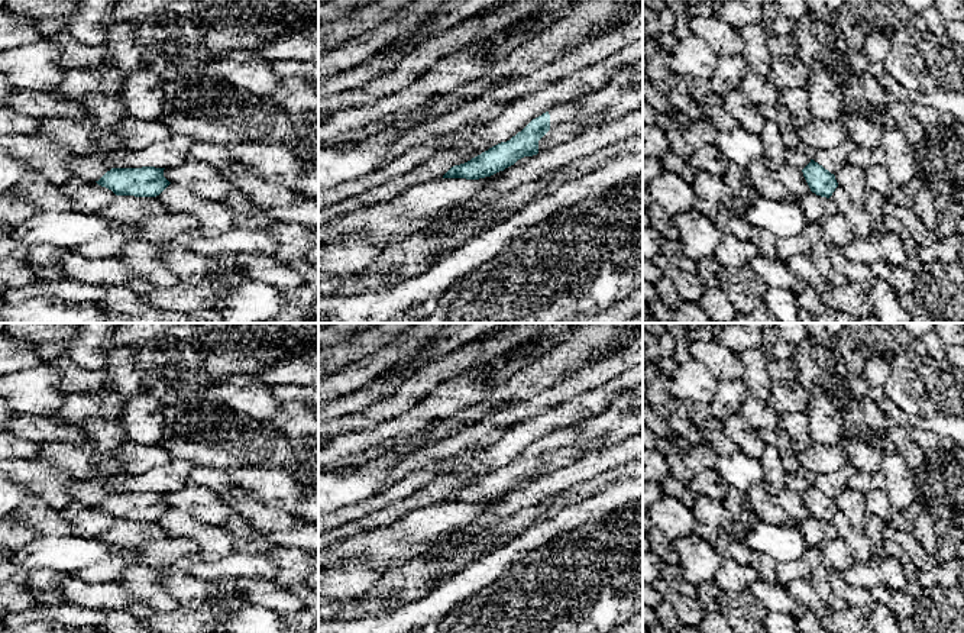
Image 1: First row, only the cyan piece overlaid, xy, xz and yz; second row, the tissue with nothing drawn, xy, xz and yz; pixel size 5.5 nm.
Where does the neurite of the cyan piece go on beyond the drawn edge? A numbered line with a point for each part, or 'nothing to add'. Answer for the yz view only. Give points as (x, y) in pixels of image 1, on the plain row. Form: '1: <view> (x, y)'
nothing to add

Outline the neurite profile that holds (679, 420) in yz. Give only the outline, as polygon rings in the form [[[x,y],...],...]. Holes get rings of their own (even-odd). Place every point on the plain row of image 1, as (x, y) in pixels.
[[[677,400],[672,414],[666,419],[673,432],[689,445],[705,445],[703,432],[696,427],[689,416],[689,403]]]

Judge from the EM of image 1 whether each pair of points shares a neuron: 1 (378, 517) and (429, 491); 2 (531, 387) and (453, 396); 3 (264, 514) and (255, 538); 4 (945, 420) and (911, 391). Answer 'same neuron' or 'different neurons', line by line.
1: same neuron
2: different neurons
3: different neurons
4: same neuron

